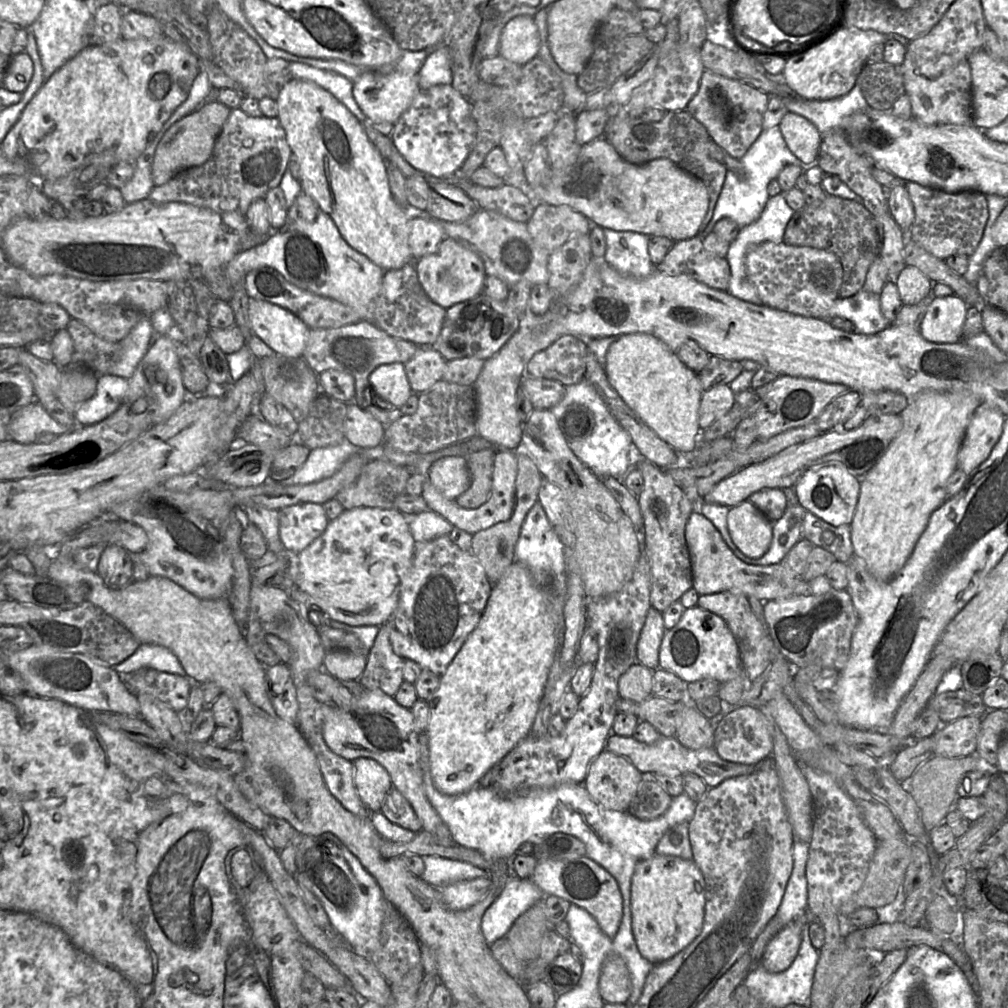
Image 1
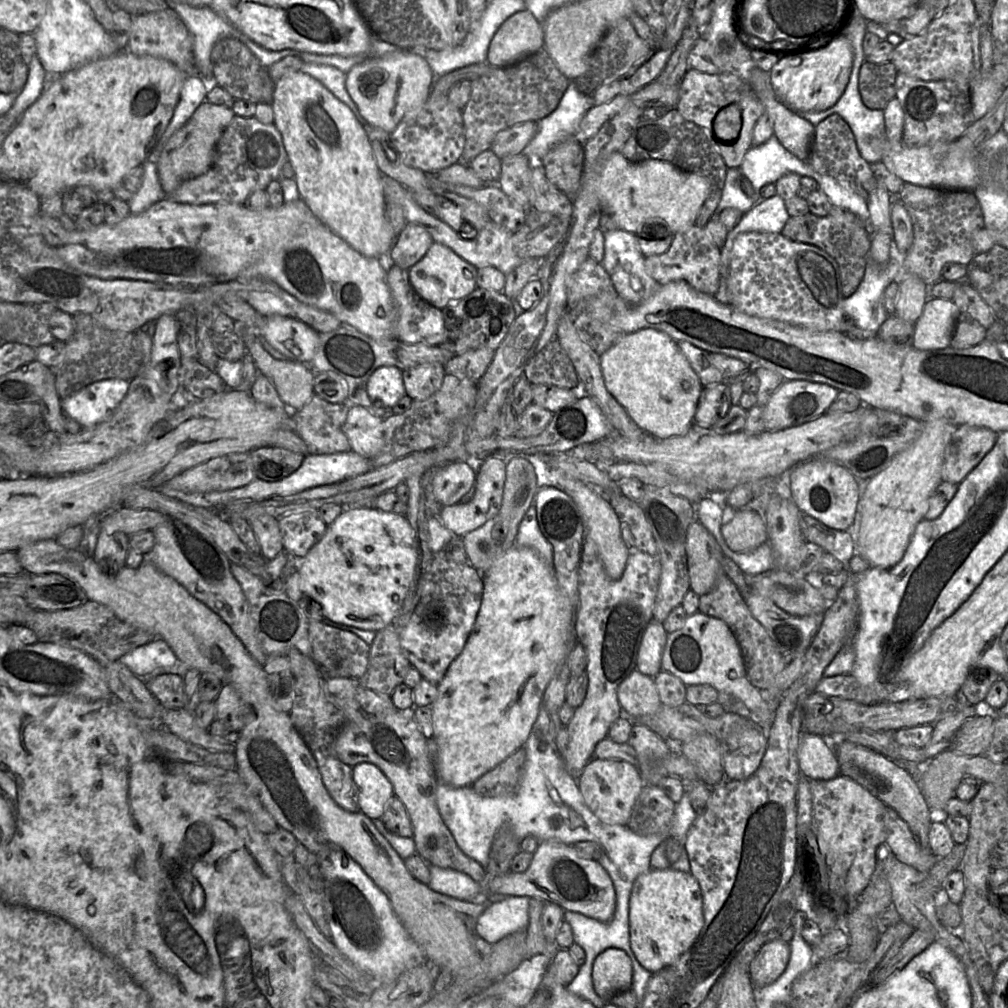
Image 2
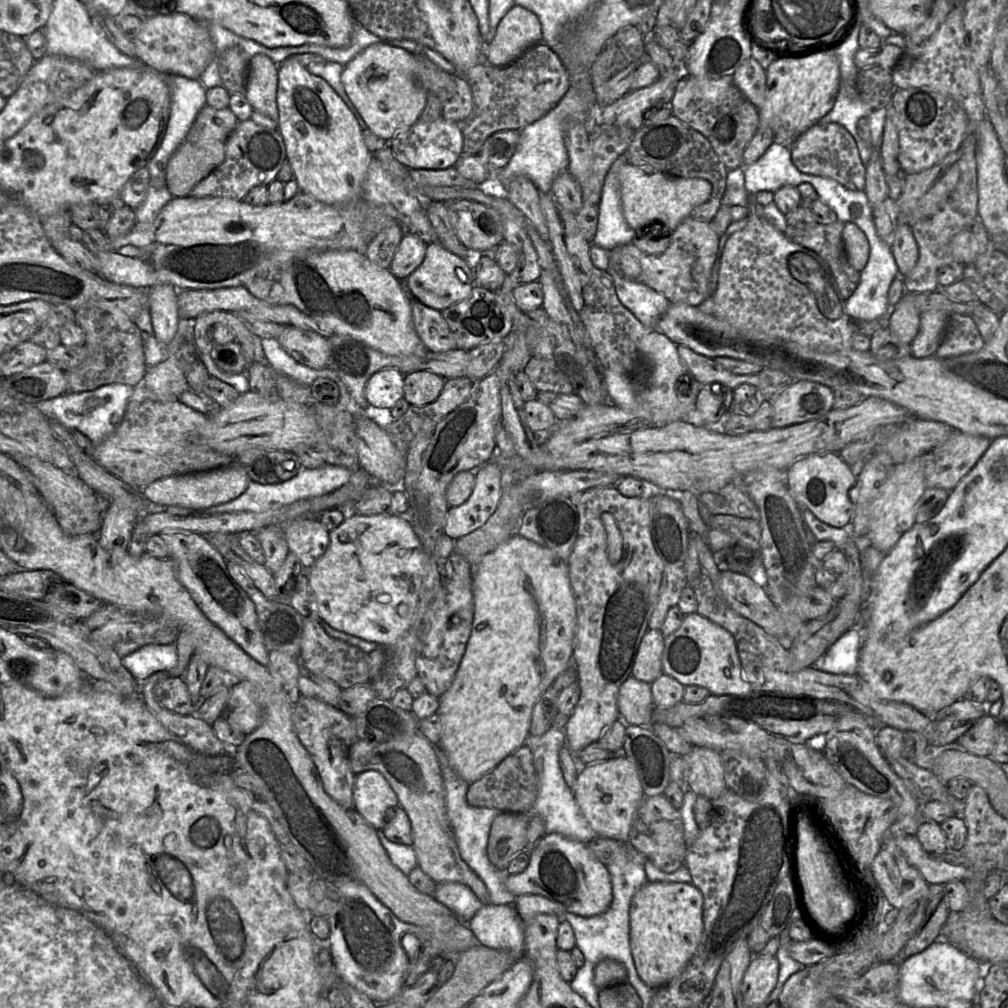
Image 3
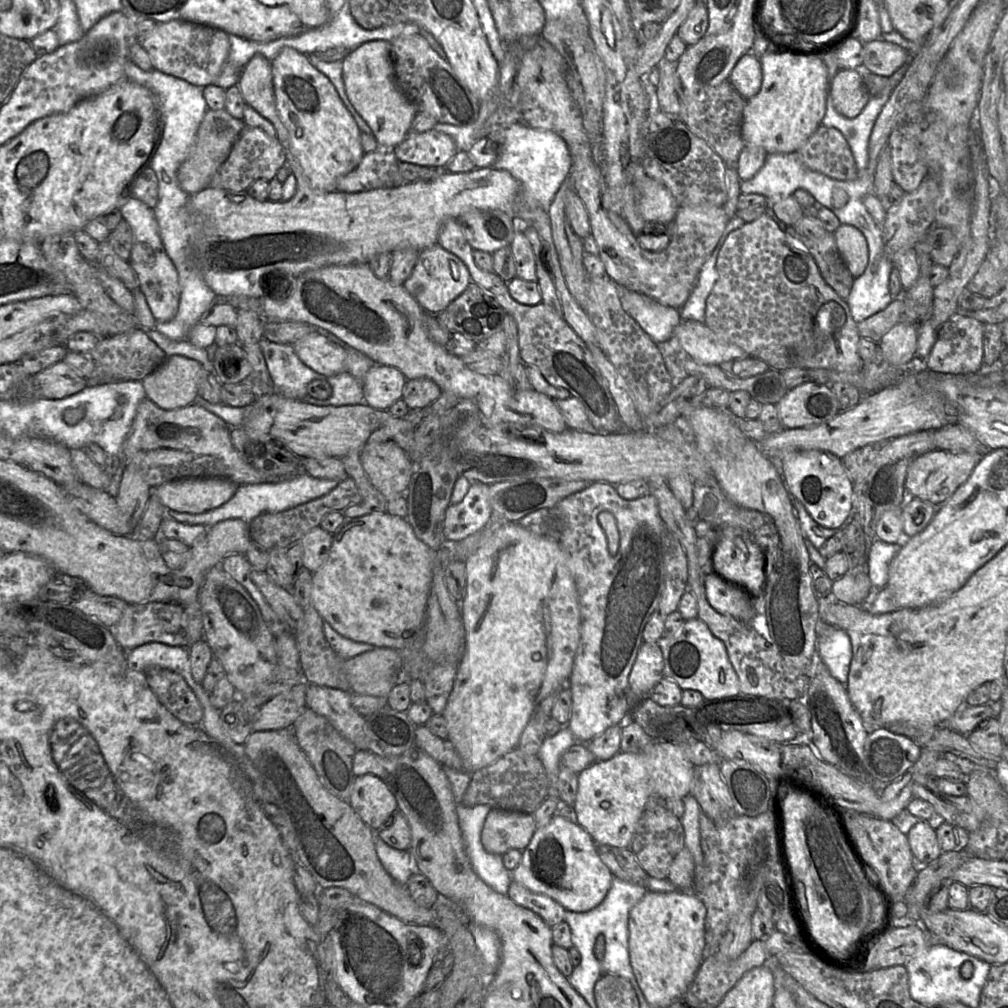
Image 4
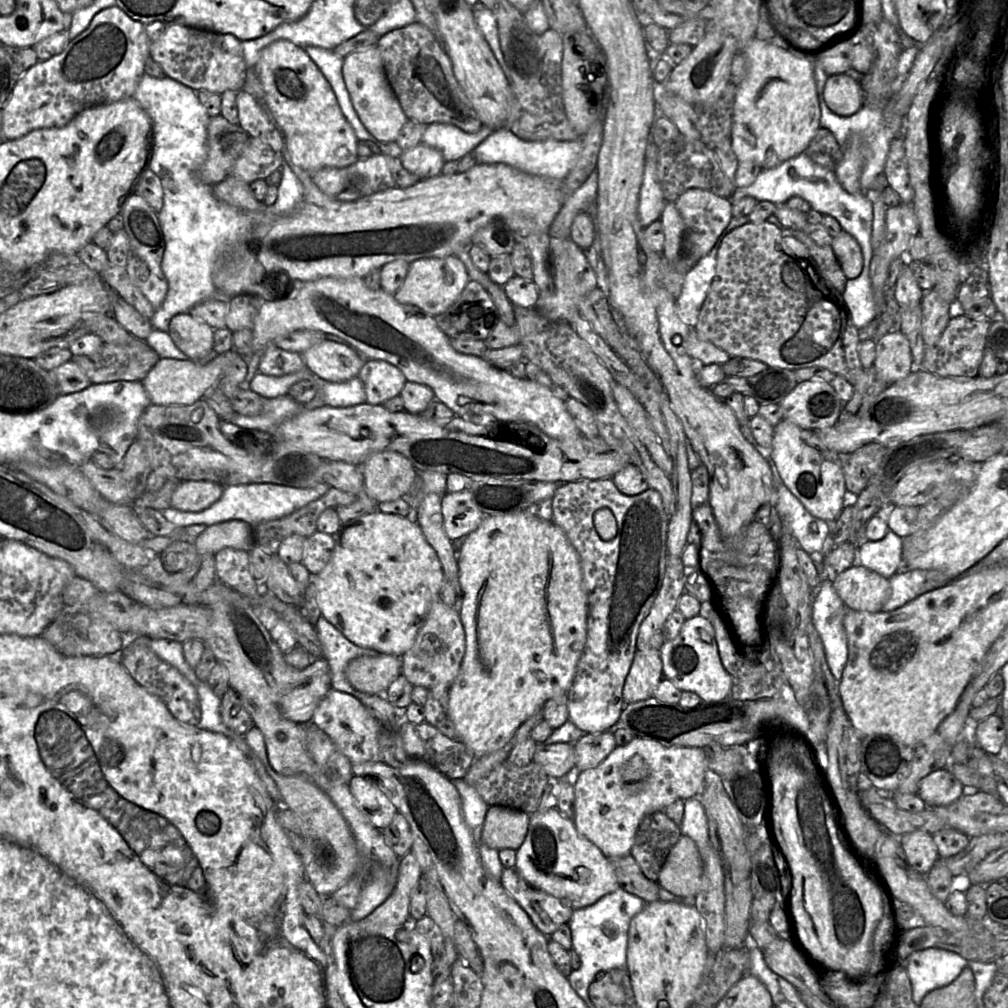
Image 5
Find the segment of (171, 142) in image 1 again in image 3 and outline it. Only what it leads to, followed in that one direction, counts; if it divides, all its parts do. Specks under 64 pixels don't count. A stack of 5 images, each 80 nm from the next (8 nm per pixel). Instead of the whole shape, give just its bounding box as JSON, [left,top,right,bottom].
[166,105,239,198]

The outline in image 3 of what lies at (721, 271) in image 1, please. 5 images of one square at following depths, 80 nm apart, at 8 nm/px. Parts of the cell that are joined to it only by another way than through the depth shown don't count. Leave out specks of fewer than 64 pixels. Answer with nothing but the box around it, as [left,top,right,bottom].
[608,216,719,306]

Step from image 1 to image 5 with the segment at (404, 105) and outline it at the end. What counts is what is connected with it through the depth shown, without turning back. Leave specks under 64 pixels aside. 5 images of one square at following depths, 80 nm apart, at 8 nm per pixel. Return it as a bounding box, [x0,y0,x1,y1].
[342,45,408,145]

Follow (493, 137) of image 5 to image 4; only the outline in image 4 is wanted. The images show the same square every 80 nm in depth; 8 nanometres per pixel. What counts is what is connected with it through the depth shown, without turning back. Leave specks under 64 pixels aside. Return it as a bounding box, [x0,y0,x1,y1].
[493,124,572,225]

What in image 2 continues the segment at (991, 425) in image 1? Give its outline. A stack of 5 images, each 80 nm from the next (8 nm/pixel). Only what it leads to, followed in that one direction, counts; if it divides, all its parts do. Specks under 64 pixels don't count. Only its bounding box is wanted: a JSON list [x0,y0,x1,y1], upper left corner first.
[942,426,999,484]

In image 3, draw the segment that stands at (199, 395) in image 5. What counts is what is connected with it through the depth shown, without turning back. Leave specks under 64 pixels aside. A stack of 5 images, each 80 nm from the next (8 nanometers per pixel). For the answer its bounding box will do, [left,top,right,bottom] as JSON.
[143,355,188,402]

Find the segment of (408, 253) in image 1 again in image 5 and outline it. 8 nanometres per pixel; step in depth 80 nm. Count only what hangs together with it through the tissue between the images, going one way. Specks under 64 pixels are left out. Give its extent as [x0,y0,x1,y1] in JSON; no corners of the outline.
[254,40,358,174]

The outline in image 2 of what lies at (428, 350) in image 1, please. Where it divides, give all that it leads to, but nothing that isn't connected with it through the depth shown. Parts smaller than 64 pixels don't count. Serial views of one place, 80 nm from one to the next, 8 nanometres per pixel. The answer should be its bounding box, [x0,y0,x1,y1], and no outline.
[402,362,445,400]

